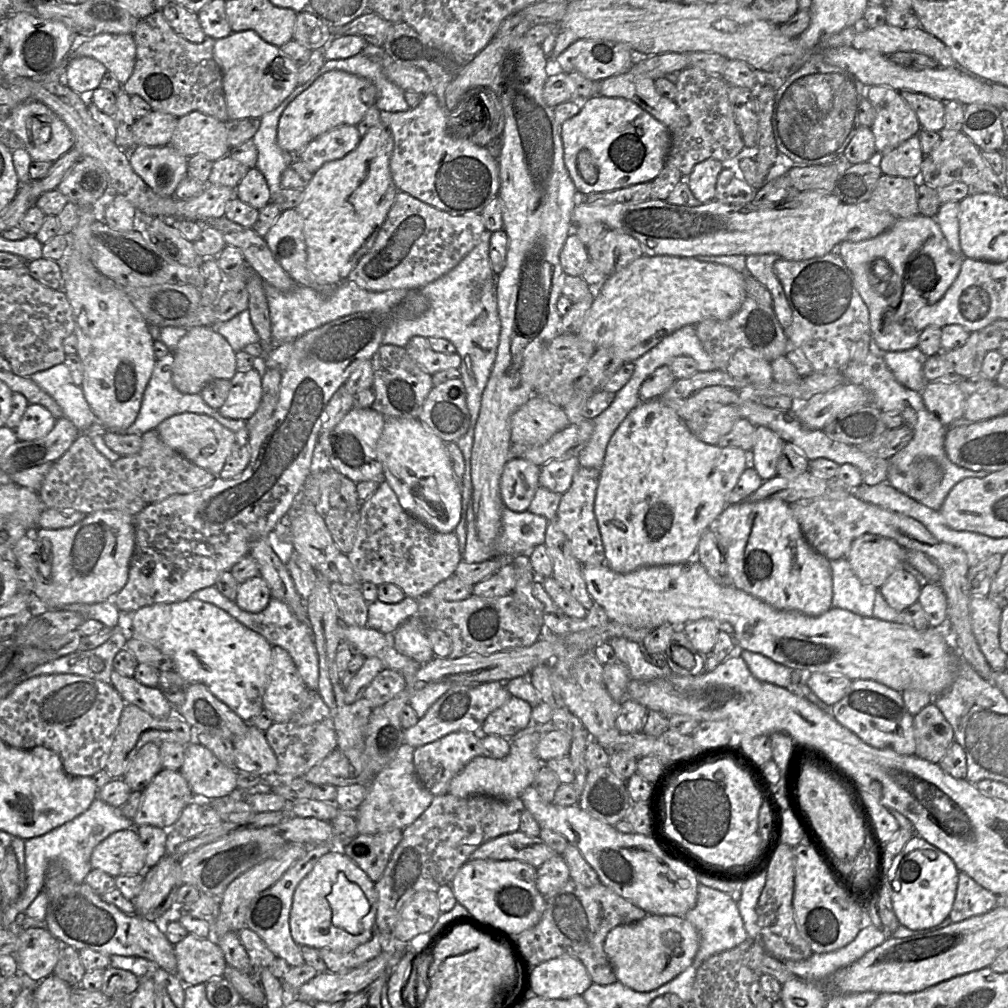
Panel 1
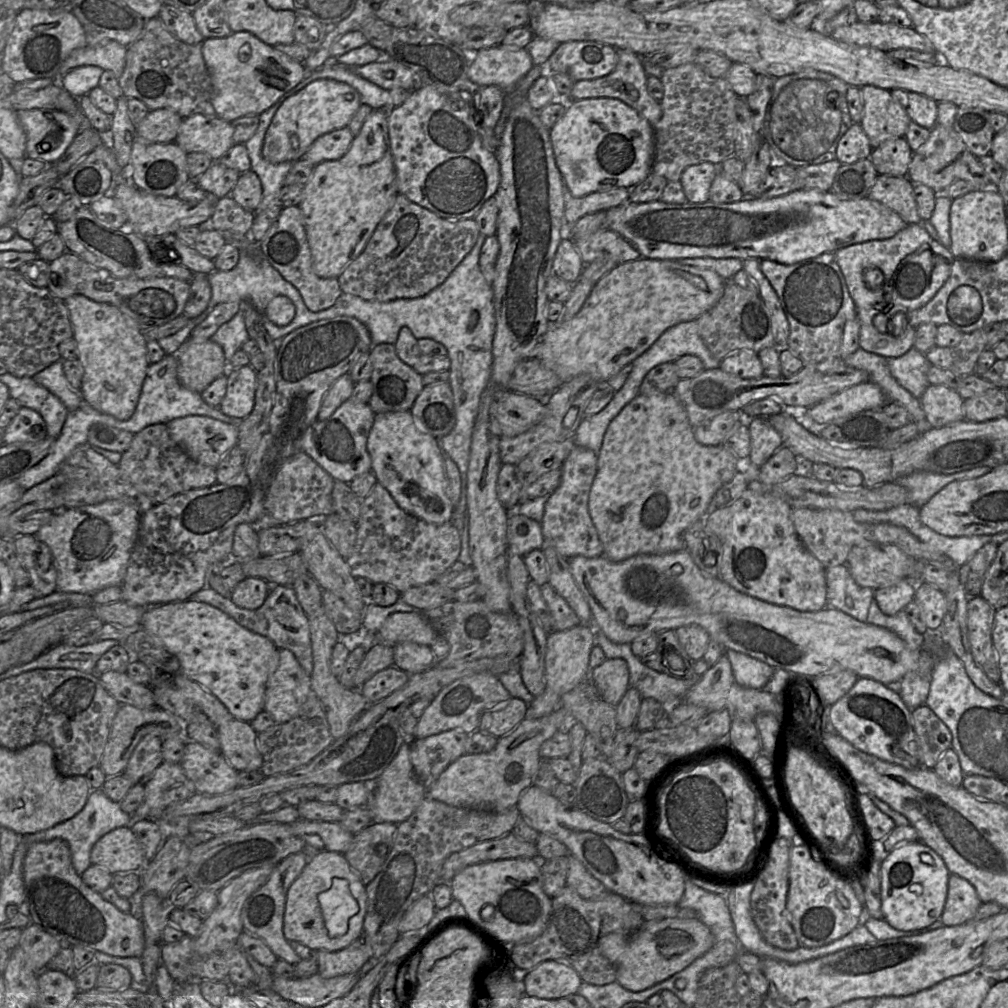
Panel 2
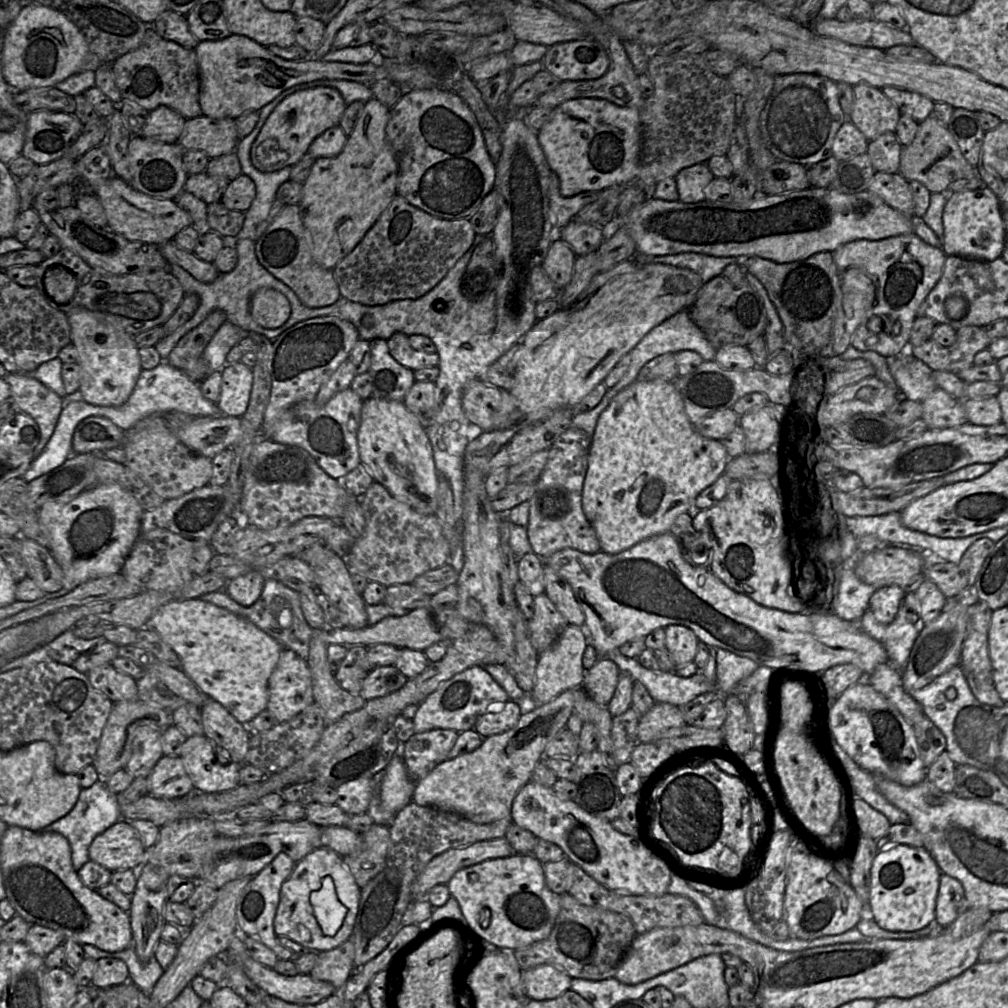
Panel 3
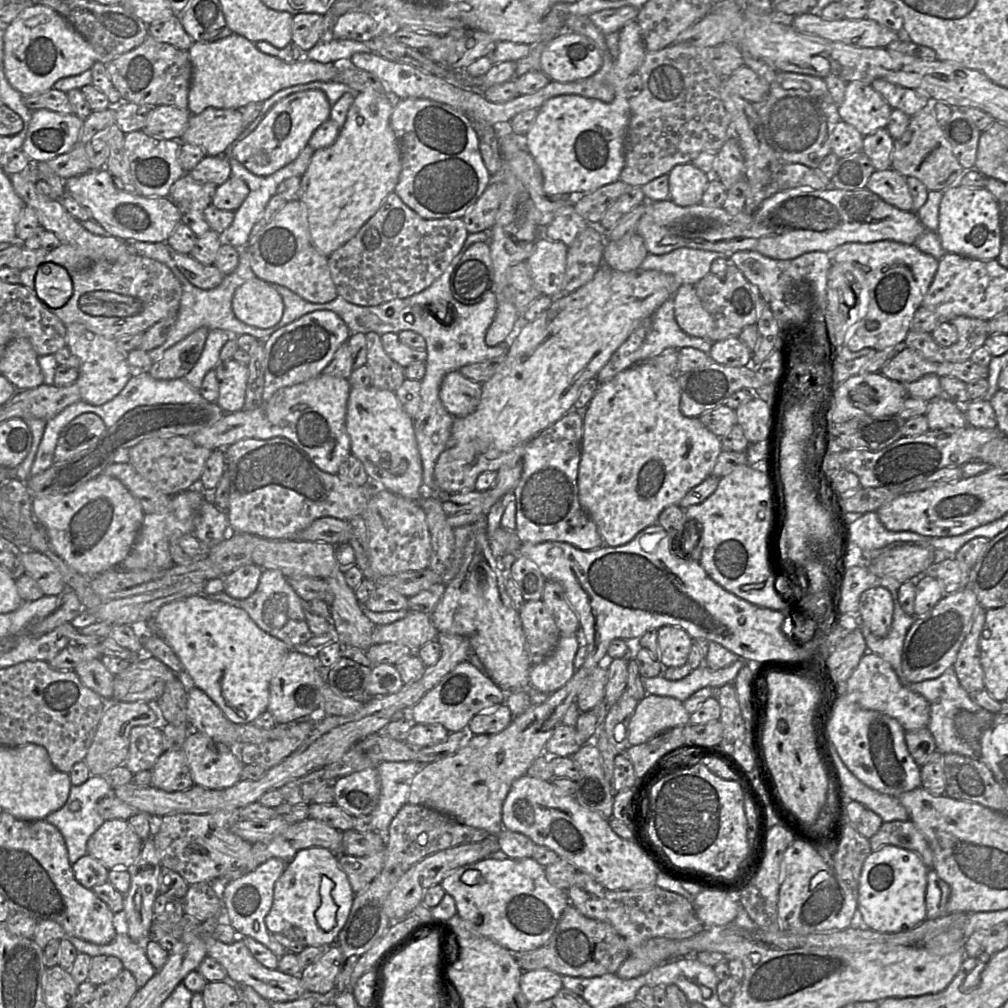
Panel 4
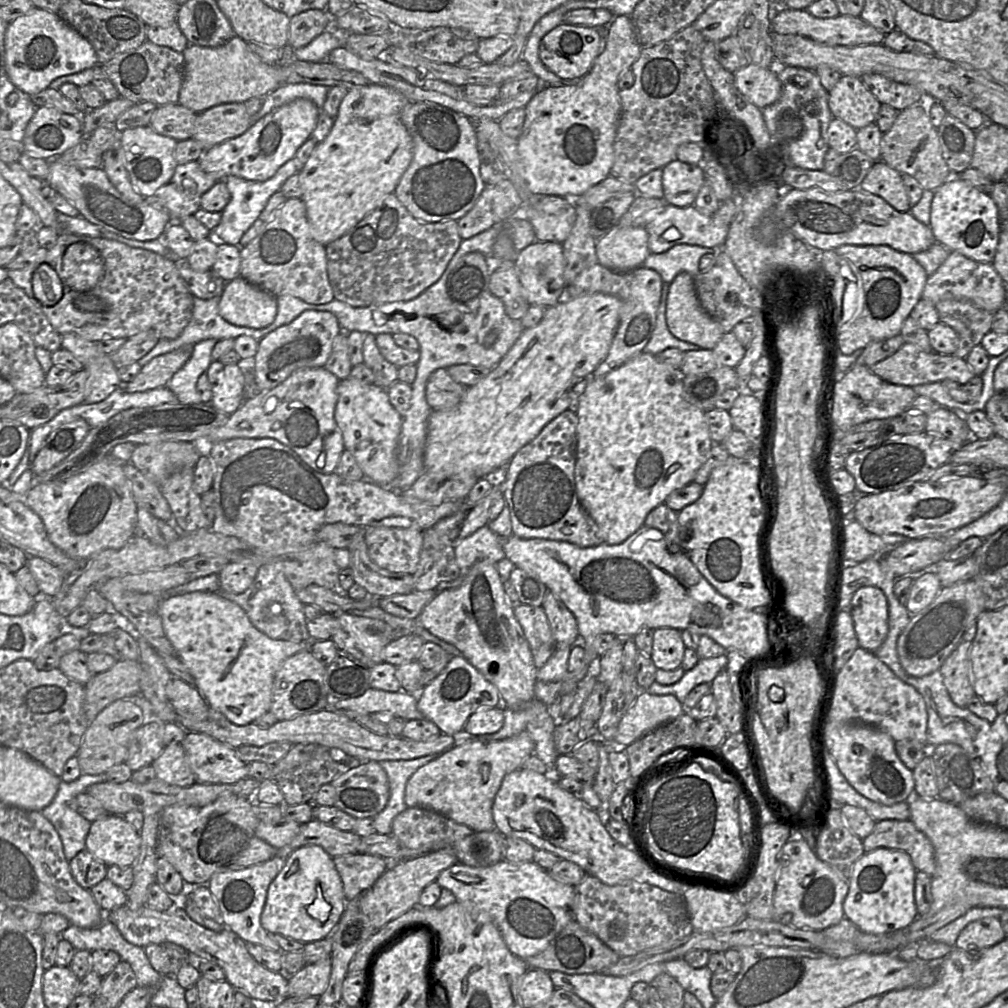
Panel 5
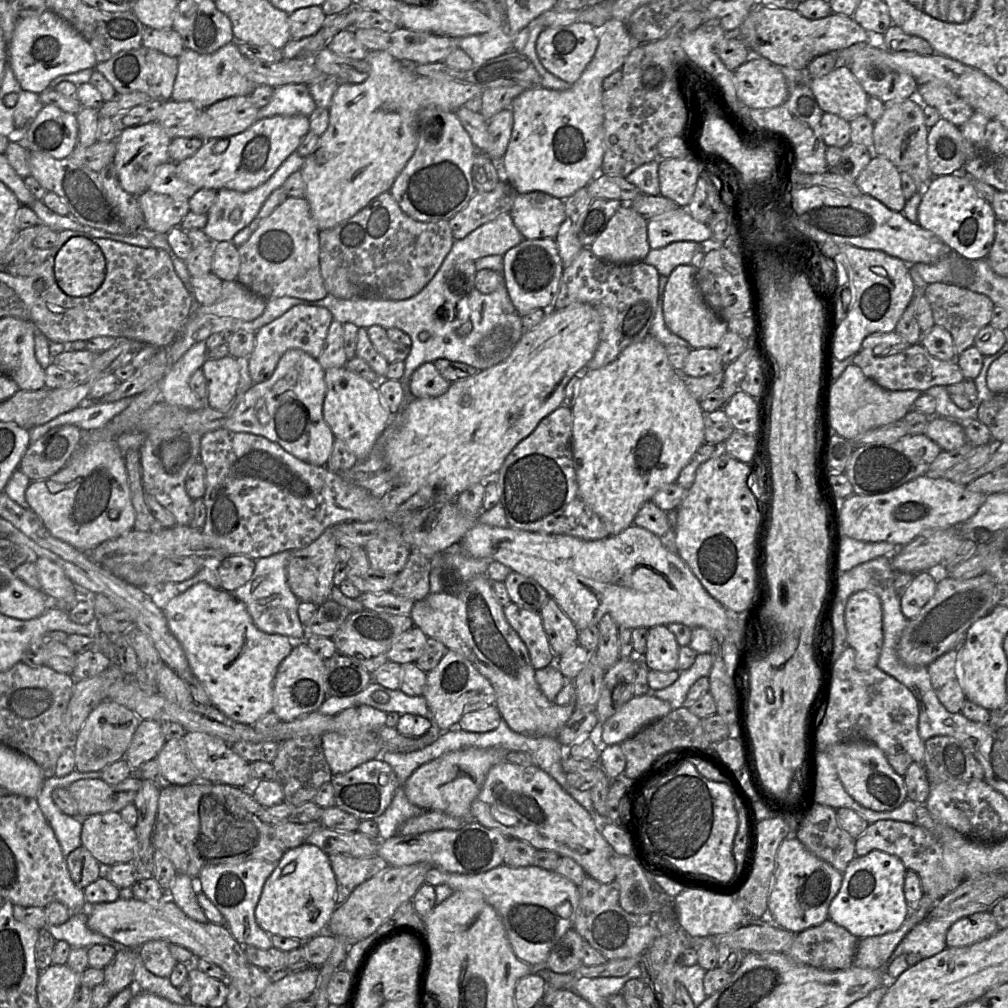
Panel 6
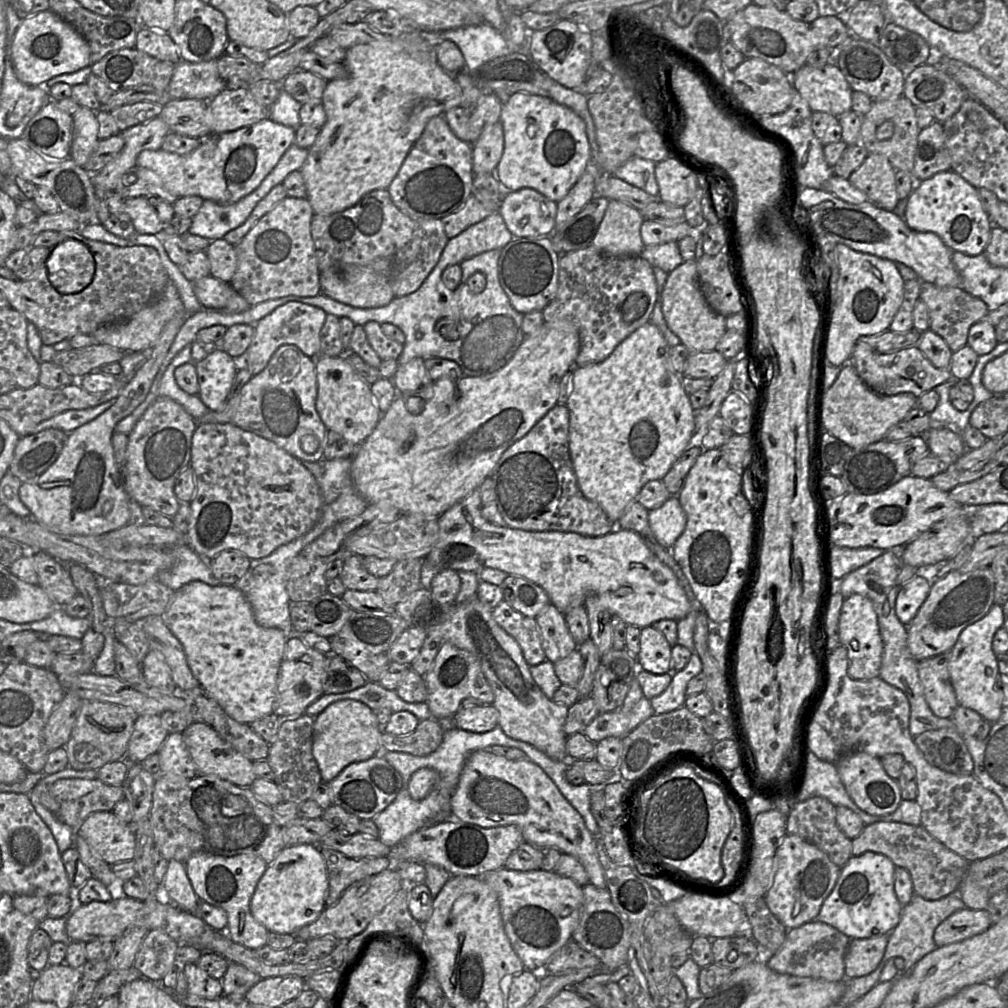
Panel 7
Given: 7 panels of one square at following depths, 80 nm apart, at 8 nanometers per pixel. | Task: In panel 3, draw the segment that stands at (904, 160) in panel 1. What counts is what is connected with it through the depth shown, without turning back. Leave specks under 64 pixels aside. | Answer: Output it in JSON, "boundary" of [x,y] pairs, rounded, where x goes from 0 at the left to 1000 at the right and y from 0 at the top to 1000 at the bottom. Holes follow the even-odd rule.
{"boundary":[[[879,131],[861,141],[859,154],[869,171],[890,172],[895,144],[889,134]]]}

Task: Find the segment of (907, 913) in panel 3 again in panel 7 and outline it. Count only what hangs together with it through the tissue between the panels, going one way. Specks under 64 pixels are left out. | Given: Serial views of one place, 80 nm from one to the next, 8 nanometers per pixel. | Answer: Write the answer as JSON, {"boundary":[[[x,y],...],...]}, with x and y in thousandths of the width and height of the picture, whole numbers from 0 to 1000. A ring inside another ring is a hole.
{"boundary":[[[868,845],[845,849],[833,862],[830,875],[809,913],[829,921],[843,932],[882,927],[891,918],[896,902],[887,882],[888,861],[881,850]]]}

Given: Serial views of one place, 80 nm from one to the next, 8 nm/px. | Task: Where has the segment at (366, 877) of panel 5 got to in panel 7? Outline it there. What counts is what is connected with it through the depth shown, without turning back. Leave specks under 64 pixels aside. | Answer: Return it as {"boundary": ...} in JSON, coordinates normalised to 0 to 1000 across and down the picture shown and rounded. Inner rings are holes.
{"boundary":[[[317,840],[317,845],[325,865],[323,900],[331,898],[352,875],[389,860],[389,853],[385,849],[347,851],[325,840]]]}

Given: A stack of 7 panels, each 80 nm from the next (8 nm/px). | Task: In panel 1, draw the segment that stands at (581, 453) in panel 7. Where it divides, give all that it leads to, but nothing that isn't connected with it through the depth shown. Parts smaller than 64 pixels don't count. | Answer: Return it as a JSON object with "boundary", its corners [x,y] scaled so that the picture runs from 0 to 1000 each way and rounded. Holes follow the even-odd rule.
{"boundary":[[[654,396],[636,398],[608,430],[601,444],[598,461],[594,466],[589,509],[597,534],[600,560],[610,567],[624,568],[641,562],[667,561],[688,555],[695,531],[702,524],[706,524],[707,518],[722,501],[726,501],[722,500],[722,492],[740,464],[740,451],[735,444],[700,440],[690,435],[681,423],[680,418]]]}

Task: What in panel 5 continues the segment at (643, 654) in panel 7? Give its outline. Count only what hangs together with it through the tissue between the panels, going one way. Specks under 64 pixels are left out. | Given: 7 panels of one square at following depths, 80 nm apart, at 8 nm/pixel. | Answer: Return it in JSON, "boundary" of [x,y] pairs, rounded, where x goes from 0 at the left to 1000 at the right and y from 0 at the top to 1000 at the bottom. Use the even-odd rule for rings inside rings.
{"boundary":[[[664,622],[649,625],[645,653],[652,664],[670,665],[674,663],[680,644],[676,625]]]}

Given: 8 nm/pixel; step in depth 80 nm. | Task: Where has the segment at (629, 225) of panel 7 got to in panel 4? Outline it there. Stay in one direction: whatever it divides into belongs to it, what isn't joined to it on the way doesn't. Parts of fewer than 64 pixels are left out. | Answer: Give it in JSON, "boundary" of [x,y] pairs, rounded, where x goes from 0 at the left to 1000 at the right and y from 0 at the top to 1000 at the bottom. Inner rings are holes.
{"boundary":[[[622,231],[611,239],[600,239],[598,263],[615,269],[627,269],[635,266],[643,253],[638,236],[632,231]]]}

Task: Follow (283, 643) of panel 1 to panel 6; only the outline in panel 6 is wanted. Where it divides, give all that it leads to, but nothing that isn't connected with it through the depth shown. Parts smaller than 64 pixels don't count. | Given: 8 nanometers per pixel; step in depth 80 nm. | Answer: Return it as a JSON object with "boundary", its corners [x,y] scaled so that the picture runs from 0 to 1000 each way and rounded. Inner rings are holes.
{"boundary":[[[288,546],[253,556],[253,564],[249,574],[232,586],[225,586],[239,596],[245,603],[253,621],[266,629],[278,629],[287,633],[304,636],[304,622],[296,611],[298,595],[289,586],[285,576],[285,561],[289,553]]]}

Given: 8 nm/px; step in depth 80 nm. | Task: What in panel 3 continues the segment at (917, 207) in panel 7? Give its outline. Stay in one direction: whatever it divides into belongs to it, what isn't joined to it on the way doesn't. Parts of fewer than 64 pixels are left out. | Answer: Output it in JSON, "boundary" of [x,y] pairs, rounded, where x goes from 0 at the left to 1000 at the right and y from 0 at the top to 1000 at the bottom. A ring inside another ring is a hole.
{"boundary":[[[981,187],[939,191],[935,221],[935,248],[938,254],[981,259],[993,256],[997,242],[996,222],[991,197]]]}

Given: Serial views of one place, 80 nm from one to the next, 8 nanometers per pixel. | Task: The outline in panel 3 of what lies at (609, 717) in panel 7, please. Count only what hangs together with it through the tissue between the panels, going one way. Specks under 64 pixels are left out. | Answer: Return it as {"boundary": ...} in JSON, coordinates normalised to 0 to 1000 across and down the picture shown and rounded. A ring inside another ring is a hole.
{"boundary":[[[650,697],[649,700],[634,713],[632,733],[634,737],[645,737],[657,732],[657,728],[667,722],[681,719],[674,701],[664,697]]]}

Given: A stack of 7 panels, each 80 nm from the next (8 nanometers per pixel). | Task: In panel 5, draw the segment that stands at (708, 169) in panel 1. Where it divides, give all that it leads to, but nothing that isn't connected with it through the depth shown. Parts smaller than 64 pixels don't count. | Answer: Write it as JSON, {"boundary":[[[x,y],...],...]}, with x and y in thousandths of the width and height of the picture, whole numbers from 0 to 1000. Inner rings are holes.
{"boundary":[[[666,160],[657,167],[658,193],[661,201],[672,205],[688,202],[699,176],[695,165],[674,160]]]}

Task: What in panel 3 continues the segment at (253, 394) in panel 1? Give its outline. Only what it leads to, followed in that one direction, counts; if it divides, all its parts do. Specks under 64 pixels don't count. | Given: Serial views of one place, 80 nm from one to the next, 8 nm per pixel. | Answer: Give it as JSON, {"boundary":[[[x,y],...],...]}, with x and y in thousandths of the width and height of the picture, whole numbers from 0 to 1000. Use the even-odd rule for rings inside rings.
{"boundary":[[[239,359],[219,365],[219,391],[214,403],[222,413],[239,415],[245,407],[251,381],[250,366]]]}

